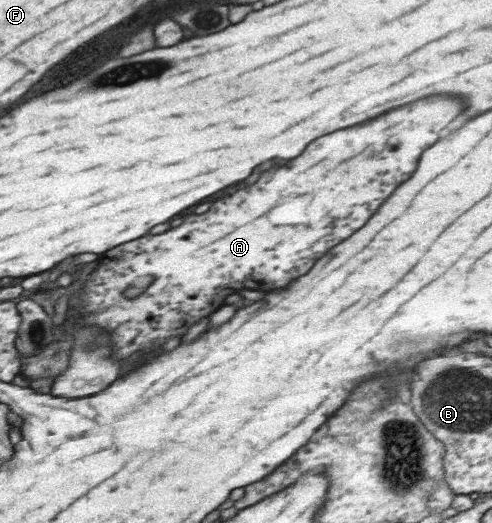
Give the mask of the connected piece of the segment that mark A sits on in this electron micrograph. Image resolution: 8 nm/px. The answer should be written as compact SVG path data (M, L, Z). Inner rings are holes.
M423 97L421 101L413 101L411 105L401 105L401 109L393 109L393 113L385 113L385 117L373 117L373 121L365 121L365 125L361 127L353 125L345 131L333 131L313 141L313 145L309 145L309 149L305 149L301 157L287 161L281 169L271 167L267 171L267 193L263 175L257 183L251 185L251 191L249 187L237 191L237 209L233 207L233 195L227 195L217 199L217 203L213 201L209 211L201 213L201 217L189 215L183 219L181 225L165 233L151 237L145 235L137 241L129 241L129 245L121 245L117 249L109 249L109 253L101 253L97 259L97 271L91 273L81 293L81 299L85 301L81 309L83 323L103 327L103 332L109 336L113 344L109 356L123 359L131 353L137 353L137 347L139 351L151 351L159 347L169 335L183 333L187 325L193 325L197 319L215 311L221 305L221 301L229 295L229 283L233 291L239 291L243 287L265 291L267 279L269 289L285 287L291 279L307 273L313 261L319 259L327 249L331 249L339 241L347 239L353 231L357 231L369 219L369 215L373 215L375 209L393 193L393 189L411 177L411 173L417 167L421 151L433 145L439 137L439 131L463 109L465 105L459 97ZM149 273L153 277L151 285L147 285L139 297L125 299L123 289L137 285L137 281L141 277L147 277Z

